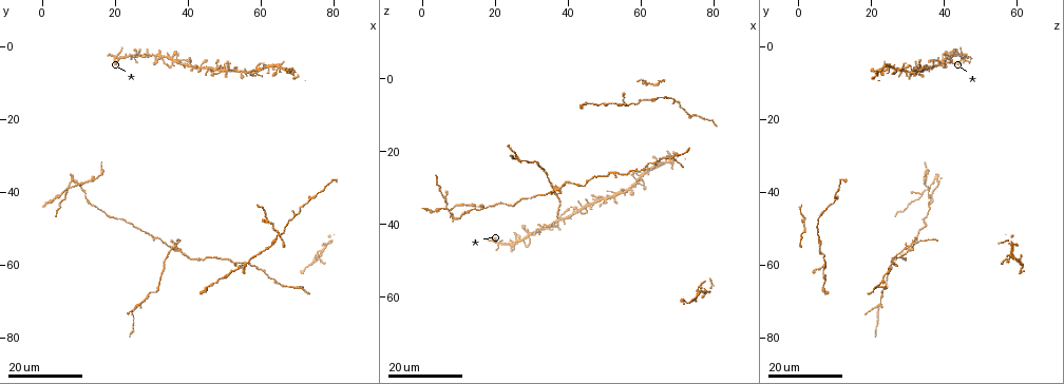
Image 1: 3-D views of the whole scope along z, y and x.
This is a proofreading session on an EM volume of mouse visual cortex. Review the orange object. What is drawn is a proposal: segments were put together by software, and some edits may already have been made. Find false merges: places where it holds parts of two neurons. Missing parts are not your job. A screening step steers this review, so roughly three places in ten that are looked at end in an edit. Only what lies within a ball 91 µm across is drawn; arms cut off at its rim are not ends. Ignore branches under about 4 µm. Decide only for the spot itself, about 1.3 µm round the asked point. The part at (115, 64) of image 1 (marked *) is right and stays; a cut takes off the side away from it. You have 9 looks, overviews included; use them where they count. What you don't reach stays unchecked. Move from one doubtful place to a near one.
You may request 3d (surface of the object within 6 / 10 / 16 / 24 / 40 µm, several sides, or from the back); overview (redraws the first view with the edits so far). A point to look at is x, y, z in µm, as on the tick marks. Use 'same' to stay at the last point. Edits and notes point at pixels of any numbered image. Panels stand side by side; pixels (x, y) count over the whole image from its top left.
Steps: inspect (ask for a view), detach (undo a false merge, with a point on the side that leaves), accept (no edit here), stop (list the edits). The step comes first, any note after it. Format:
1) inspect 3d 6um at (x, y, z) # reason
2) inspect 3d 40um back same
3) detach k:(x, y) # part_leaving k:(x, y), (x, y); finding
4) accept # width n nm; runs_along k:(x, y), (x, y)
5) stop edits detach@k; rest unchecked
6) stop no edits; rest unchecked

inspect 3d 24um at (32.5, 3.0, 40.5) # four or more arms meet

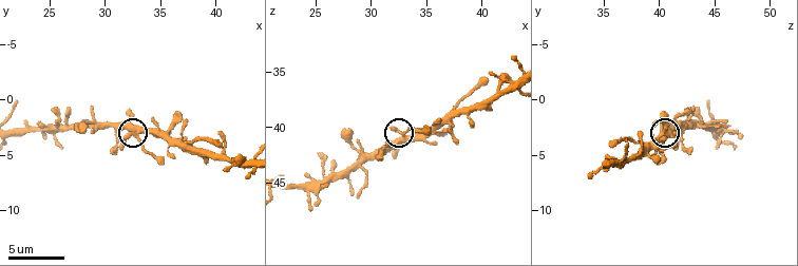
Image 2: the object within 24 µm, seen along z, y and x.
inspect 3d 6um at (33.2, 3.0, 40.8) # zoom in

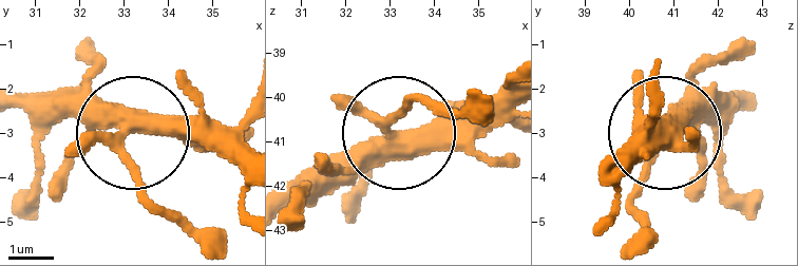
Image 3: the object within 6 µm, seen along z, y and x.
accept # runs_along 3:(22, 108), (102, 108), (125, 118), (132, 164), (167, 217); continuous, no second neuron

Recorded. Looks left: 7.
inspect 3d 16um at (68.5, 66.0, 22.0) # three arms meet

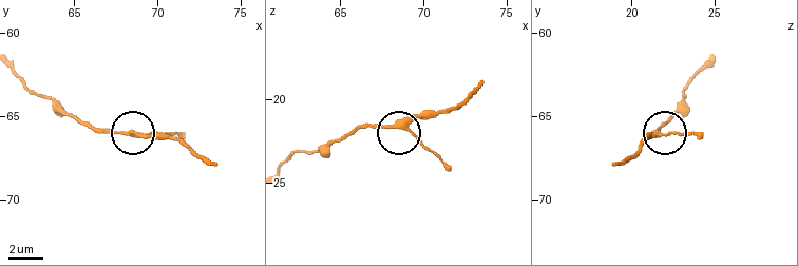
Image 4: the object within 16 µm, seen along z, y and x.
inspect 3d 10um at (69.0, 66.2, 21.7) # zoom in

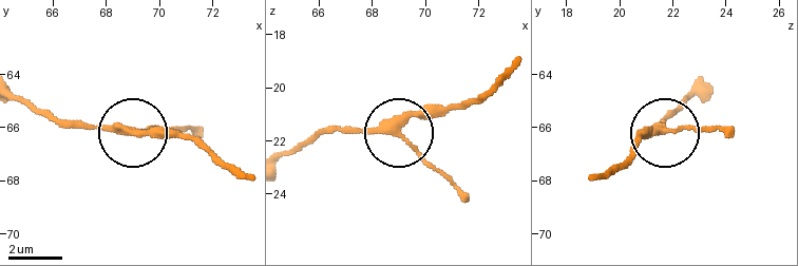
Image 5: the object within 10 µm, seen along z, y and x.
accept # width 260 nm; one neuron here

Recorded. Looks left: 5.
inspect 3d 24um at (36.5, 56.0, 30.5) # looks like a crossing

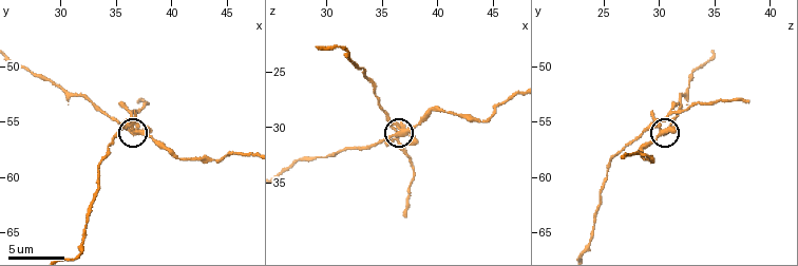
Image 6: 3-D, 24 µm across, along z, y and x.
inspect 3d 6um at (37.0, 55.4, 30.0) # zoom in

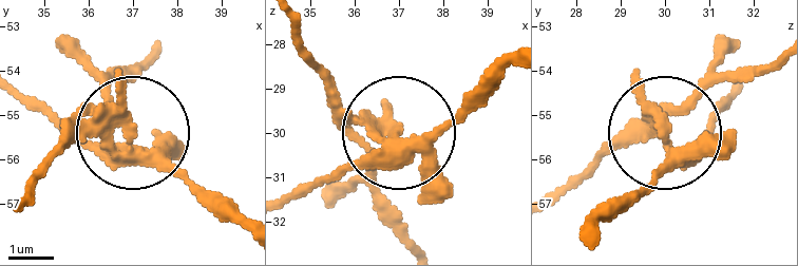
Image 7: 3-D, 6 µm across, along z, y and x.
detach 7:(67, 131) # side_arm 34 um; part_leaving 7:(111, 145), (74, 141), (24, 194); two neurons meet here

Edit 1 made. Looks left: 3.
inspect 3d 16um at (44.2, 58.4, 29.4) # sudden change in width

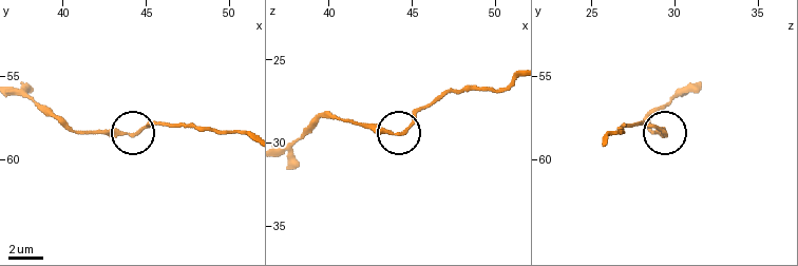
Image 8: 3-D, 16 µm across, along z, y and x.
accept # one neuron here

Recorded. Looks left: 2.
stop edits detach@7; rest unchecked

